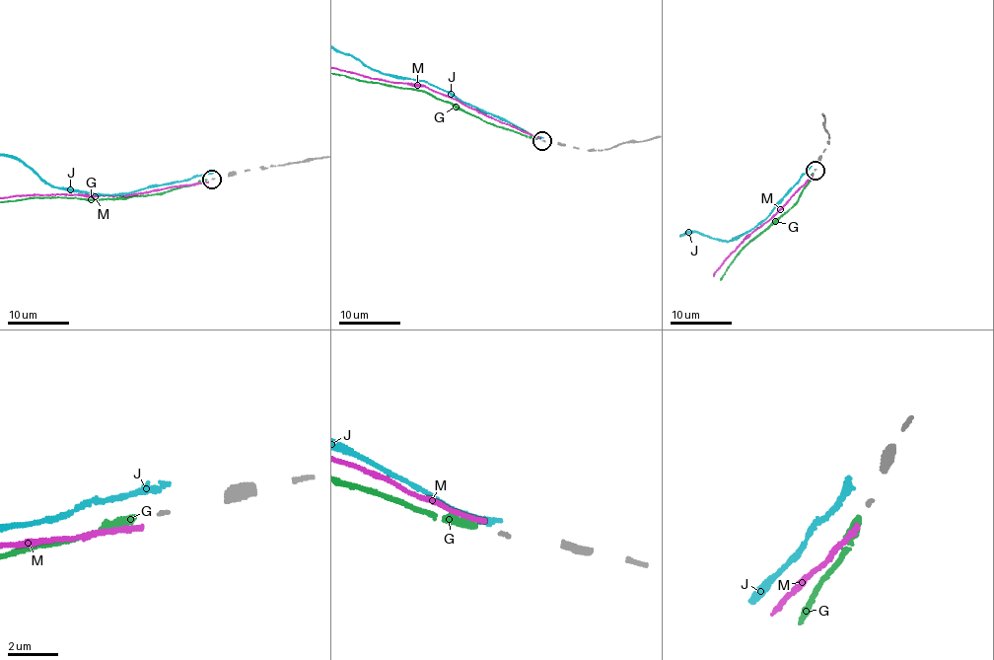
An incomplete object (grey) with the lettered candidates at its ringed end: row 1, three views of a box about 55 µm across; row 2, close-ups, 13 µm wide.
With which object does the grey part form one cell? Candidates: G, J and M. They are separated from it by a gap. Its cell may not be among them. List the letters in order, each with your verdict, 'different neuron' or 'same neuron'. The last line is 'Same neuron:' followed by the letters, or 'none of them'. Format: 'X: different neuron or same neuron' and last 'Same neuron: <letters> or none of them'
G: same neuron
J: different neuron
M: different neuron
Same neuron: G

